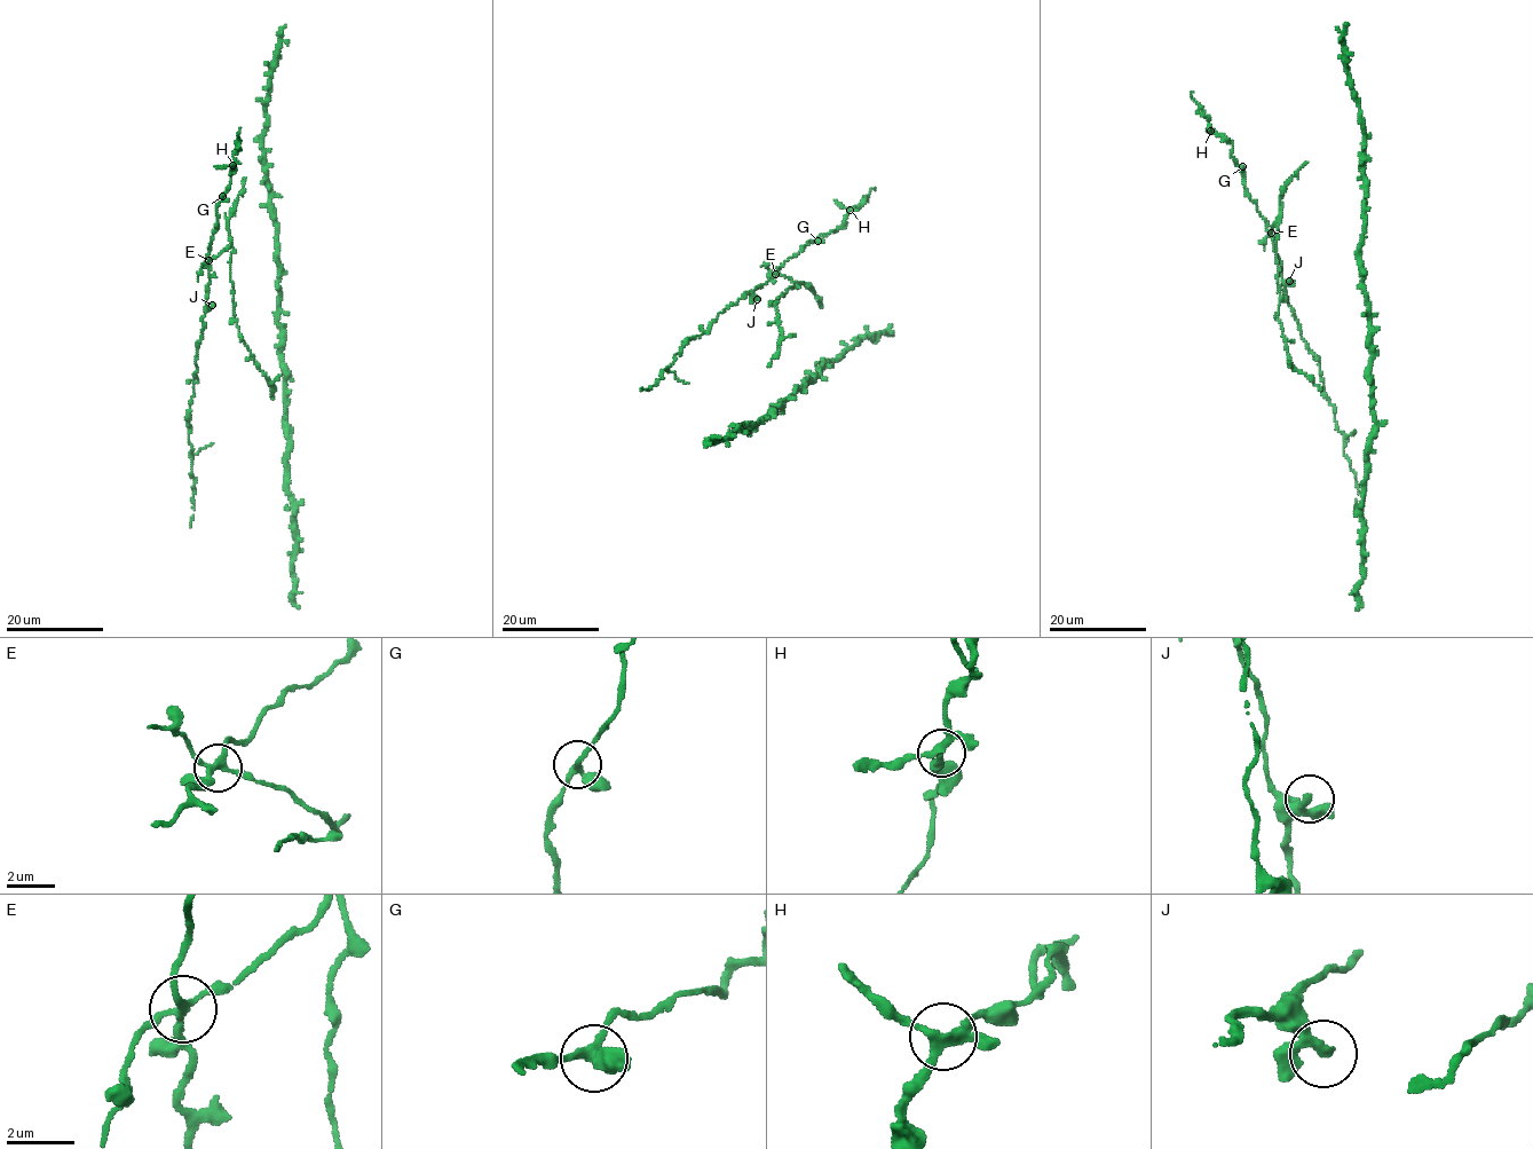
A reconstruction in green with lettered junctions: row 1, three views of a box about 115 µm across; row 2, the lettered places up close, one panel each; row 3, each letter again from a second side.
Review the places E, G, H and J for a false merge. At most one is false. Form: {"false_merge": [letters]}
{"false_merge": ["E"]}

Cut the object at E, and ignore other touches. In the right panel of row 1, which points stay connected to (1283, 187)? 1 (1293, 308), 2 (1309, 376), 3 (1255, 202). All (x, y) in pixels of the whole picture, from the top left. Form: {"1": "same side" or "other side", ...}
{"1": "other side", "2": "same side", "3": "other side"}

